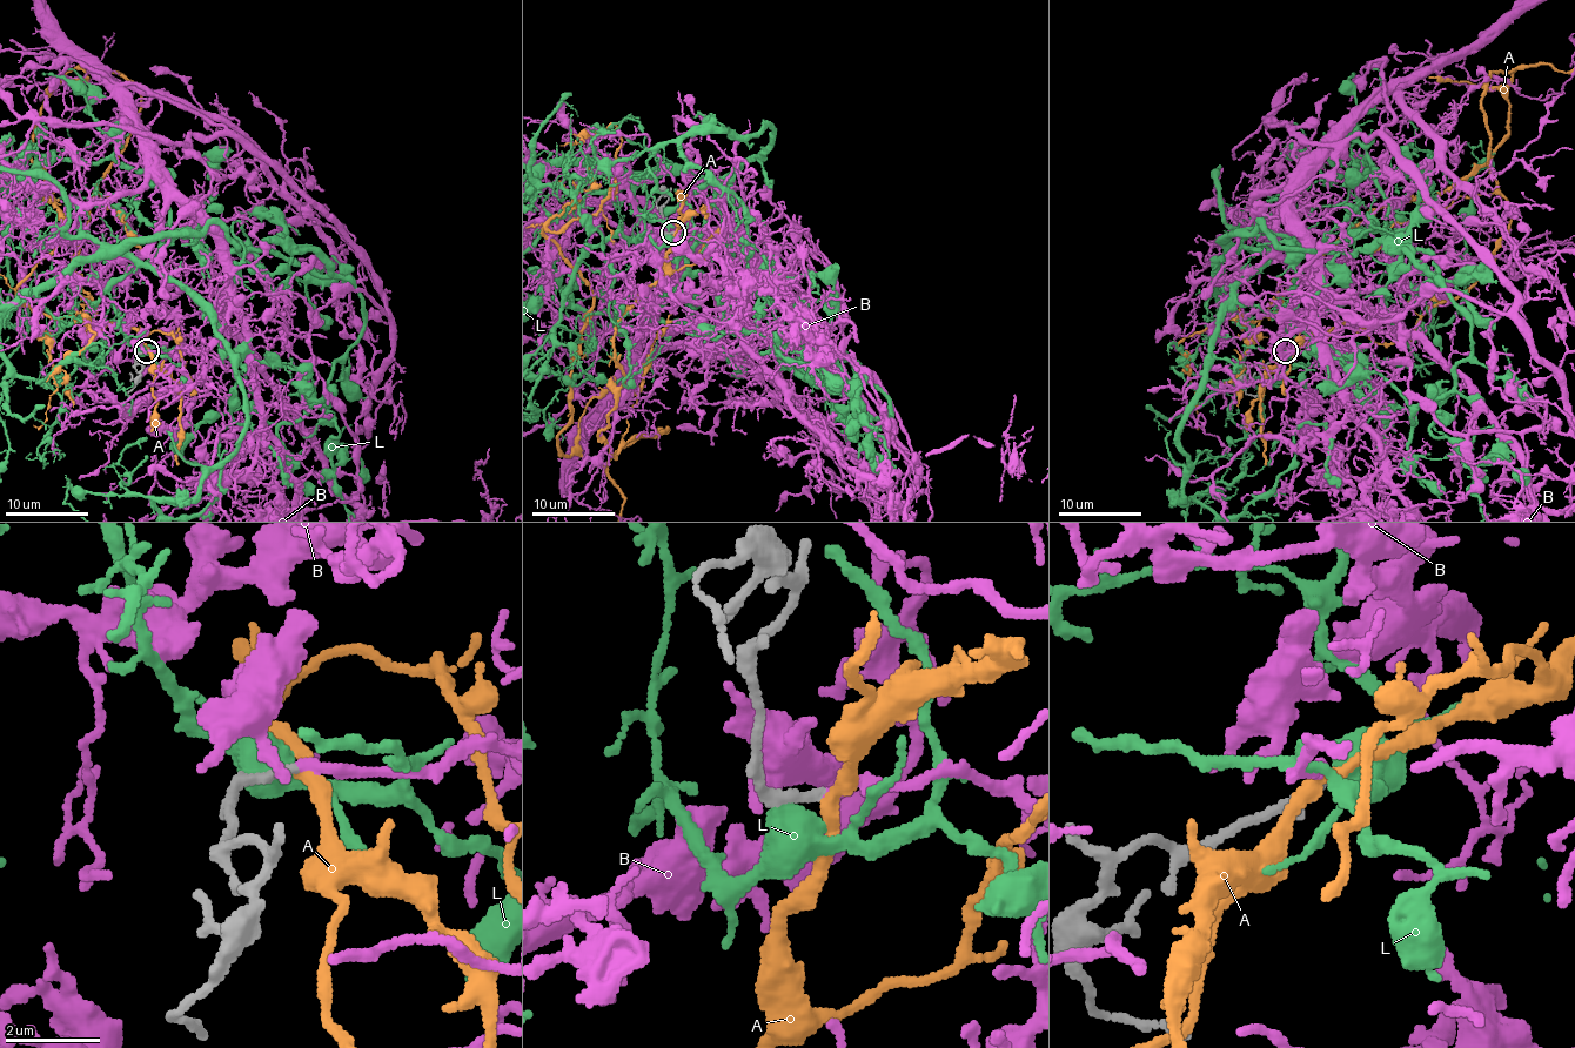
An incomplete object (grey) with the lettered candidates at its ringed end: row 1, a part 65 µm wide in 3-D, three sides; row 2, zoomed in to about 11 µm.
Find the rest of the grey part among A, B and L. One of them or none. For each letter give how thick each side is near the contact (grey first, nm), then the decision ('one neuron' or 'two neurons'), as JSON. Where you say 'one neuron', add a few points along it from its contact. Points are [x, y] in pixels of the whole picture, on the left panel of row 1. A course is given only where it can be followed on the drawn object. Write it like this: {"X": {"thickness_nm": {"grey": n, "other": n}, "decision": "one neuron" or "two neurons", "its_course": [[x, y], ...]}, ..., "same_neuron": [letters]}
{"A": {"thickness_nm": {"grey": 220, "other": 300}, "decision": "two neurons"}, "B": {"thickness_nm": {"grey": 220, "other": 160}, "decision": "one neuron"}, "L": {"thickness_nm": {"grey": 320, "other": 650}, "decision": "two neurons"}, "same_neuron": ["B"]}

